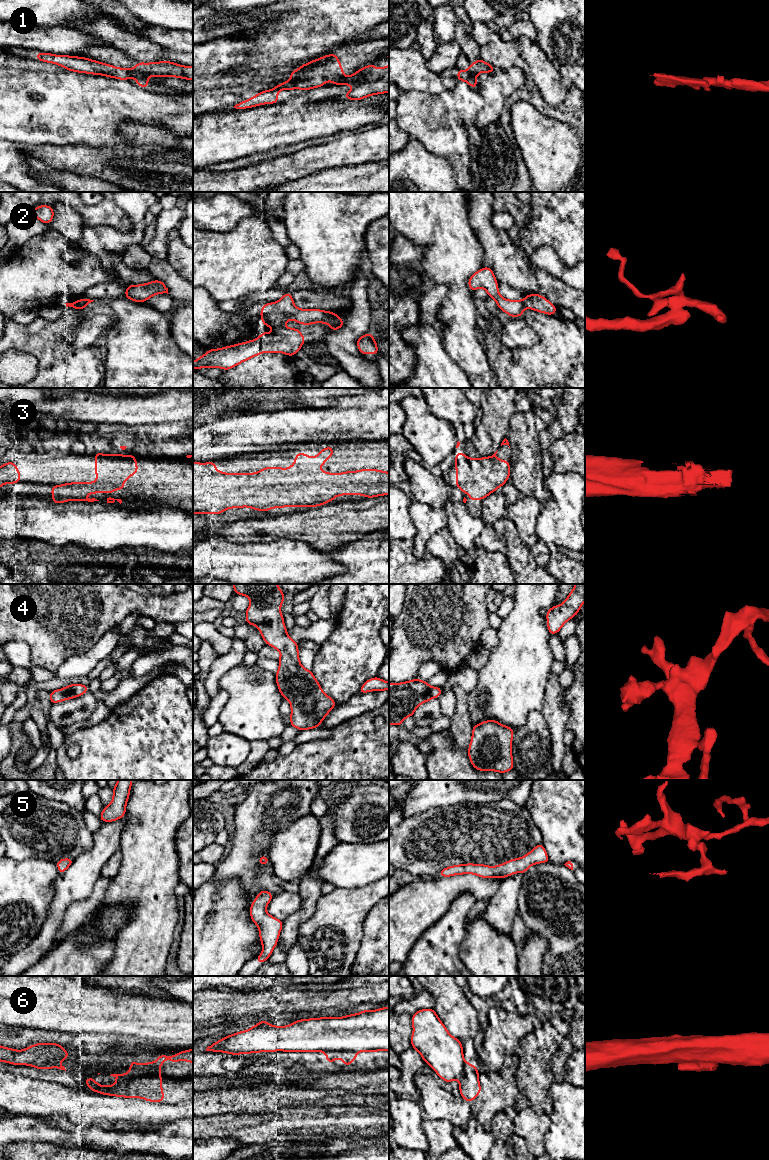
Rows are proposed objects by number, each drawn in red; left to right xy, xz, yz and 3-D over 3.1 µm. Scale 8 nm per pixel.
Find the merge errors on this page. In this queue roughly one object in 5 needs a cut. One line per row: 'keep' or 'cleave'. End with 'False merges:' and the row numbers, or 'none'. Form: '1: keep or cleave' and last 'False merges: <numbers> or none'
1: cleave
2: cleave
3: keep
4: keep
5: keep
6: cleave
False merges: 1, 2, 6

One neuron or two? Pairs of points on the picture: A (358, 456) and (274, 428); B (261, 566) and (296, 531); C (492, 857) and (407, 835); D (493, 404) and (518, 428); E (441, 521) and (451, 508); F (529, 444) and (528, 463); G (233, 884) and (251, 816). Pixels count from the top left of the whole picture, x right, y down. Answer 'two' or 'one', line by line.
A: two
B: two
C: one
D: two
E: two
F: one
G: two

